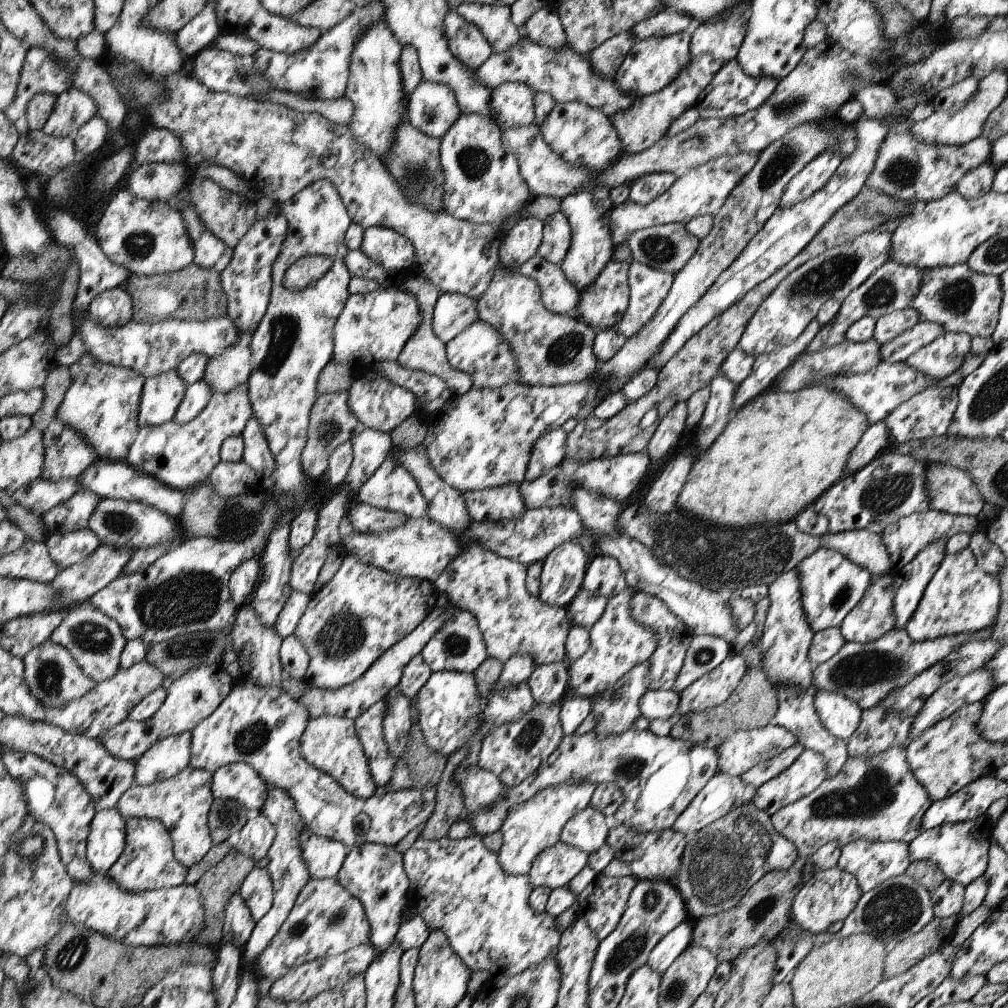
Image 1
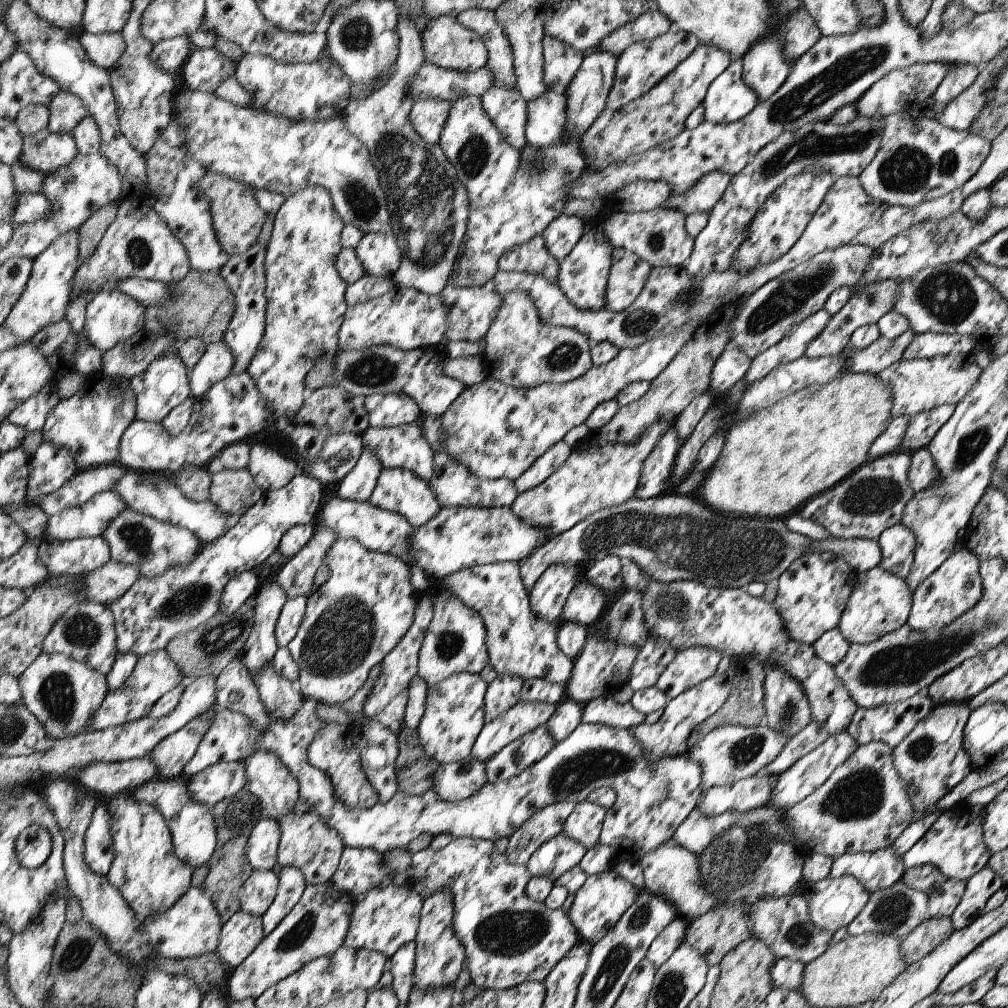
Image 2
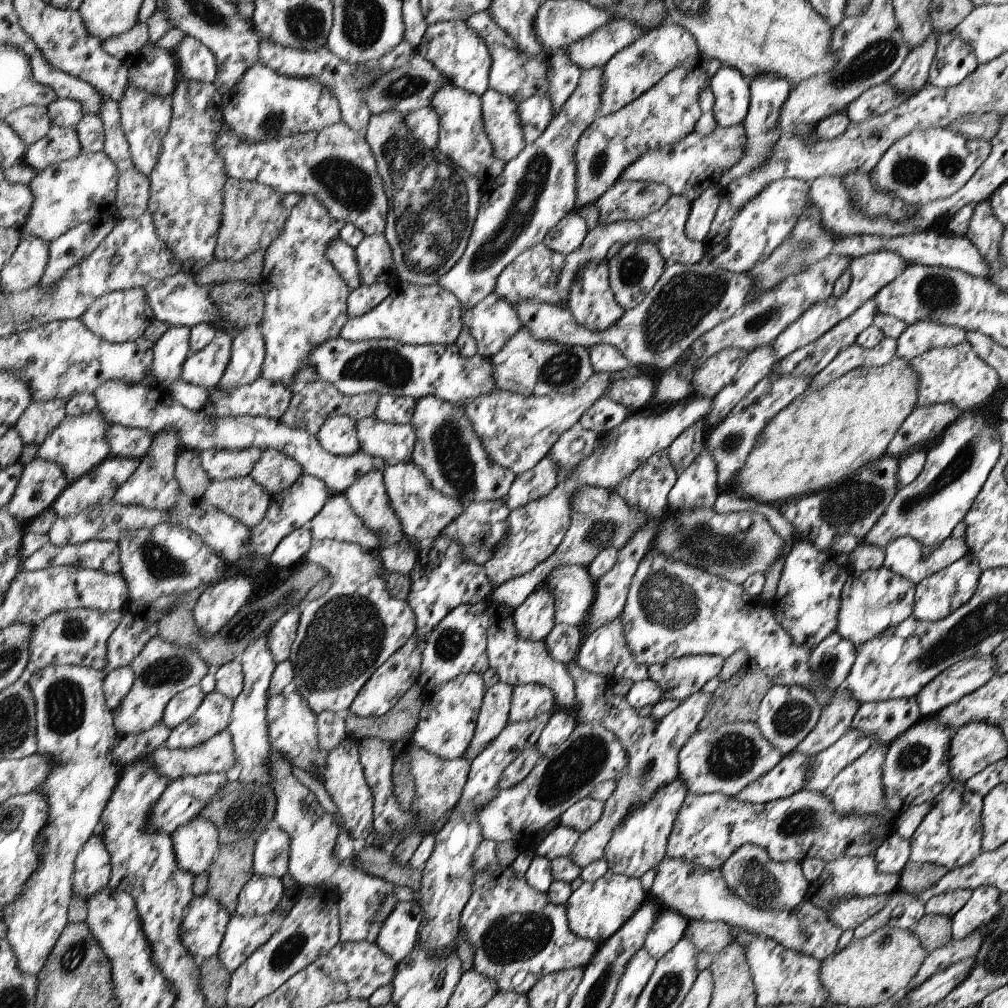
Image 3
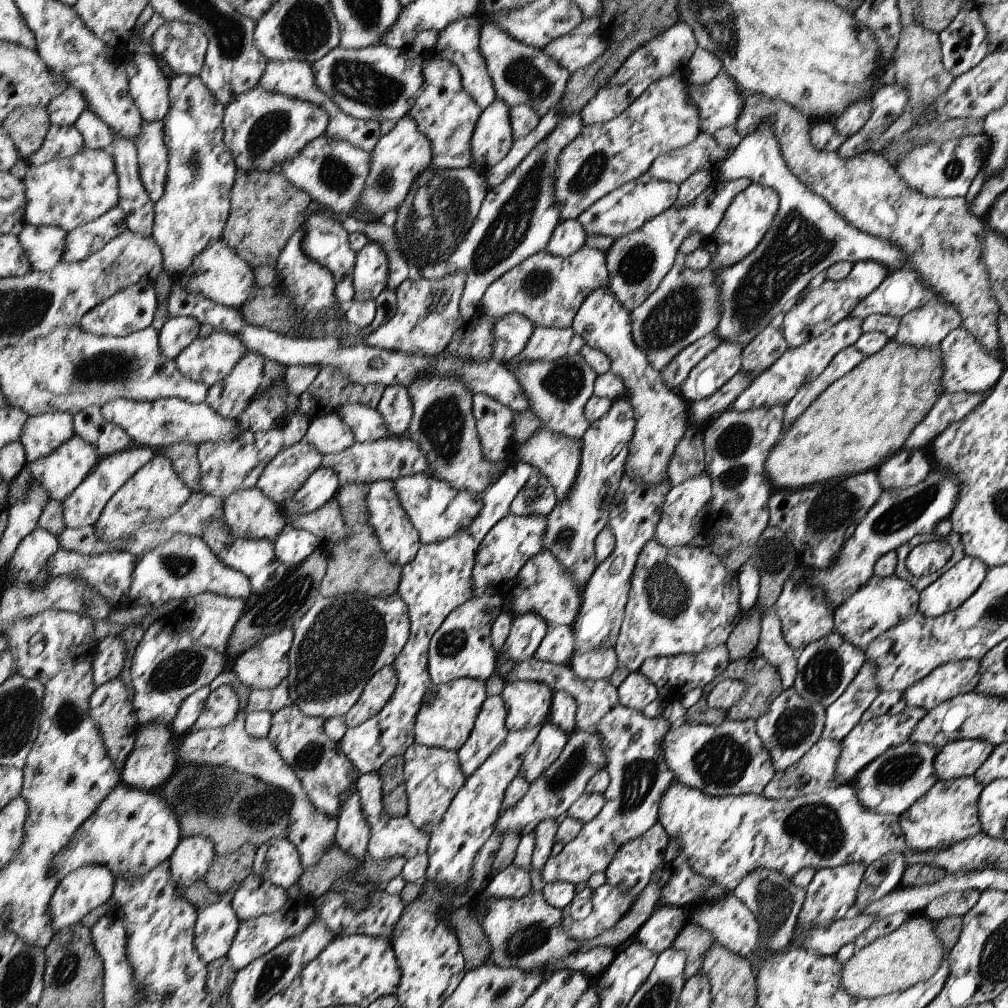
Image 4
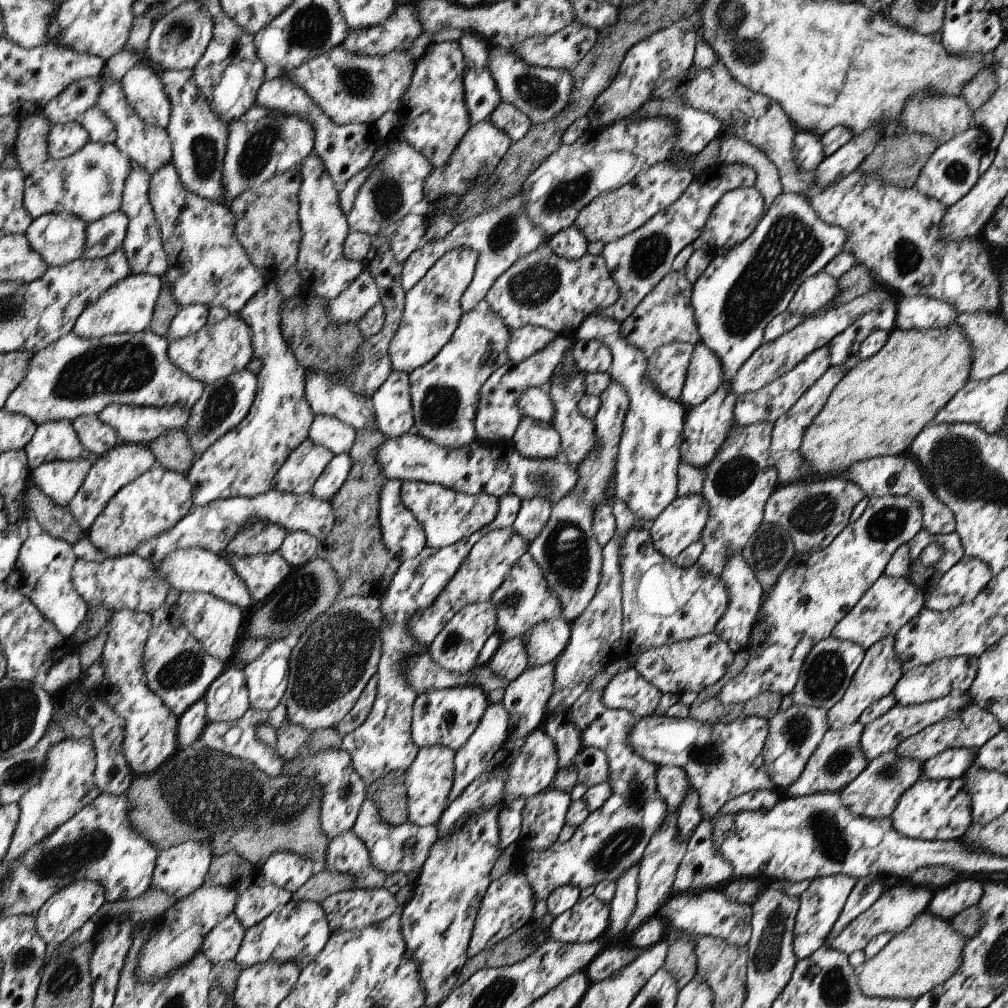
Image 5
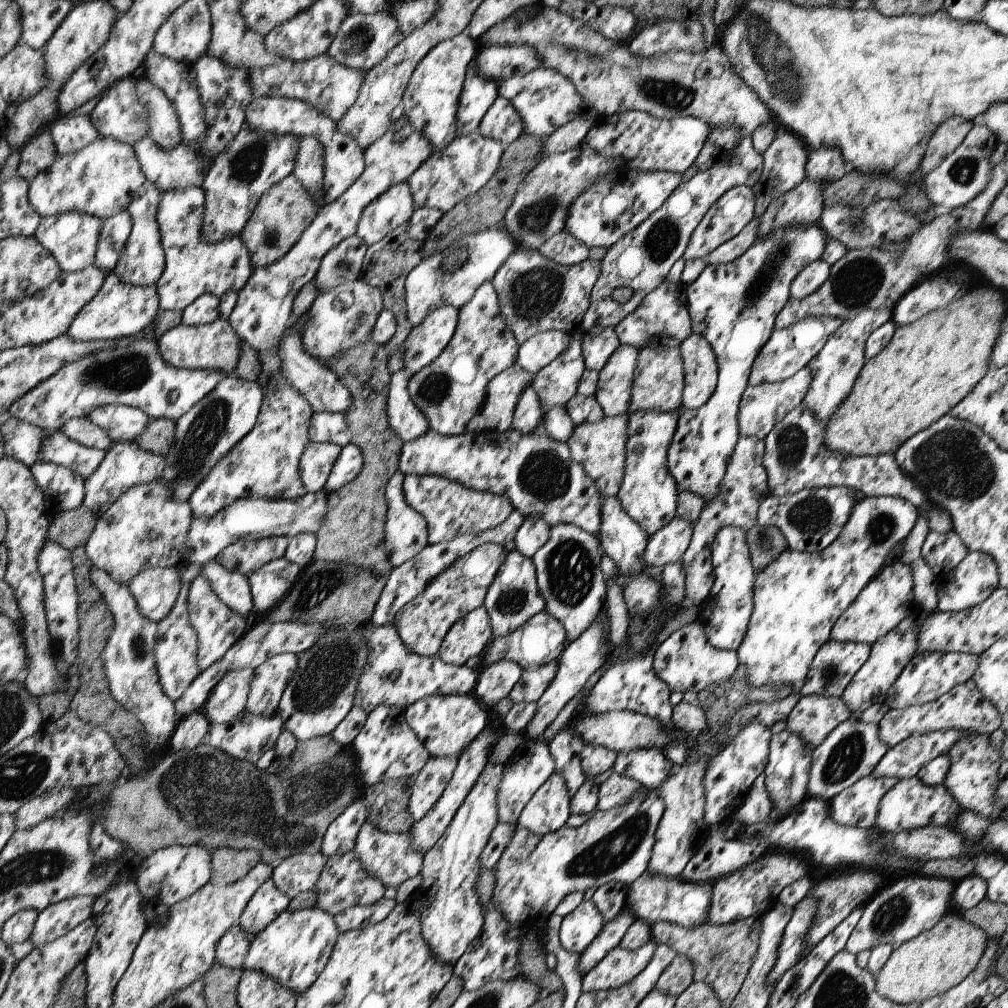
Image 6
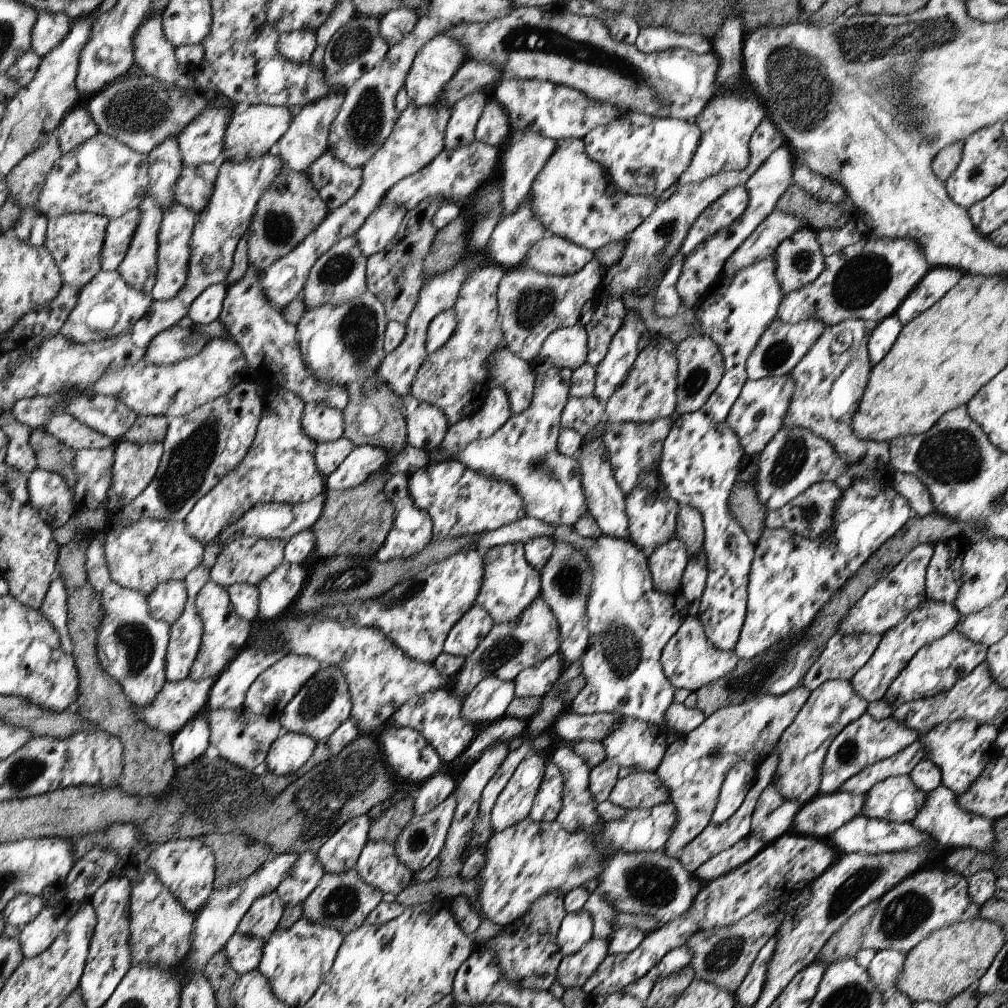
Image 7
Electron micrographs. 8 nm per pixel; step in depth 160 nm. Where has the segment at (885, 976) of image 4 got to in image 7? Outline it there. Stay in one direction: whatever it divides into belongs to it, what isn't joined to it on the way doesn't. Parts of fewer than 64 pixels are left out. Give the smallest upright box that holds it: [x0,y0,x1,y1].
[896,916,1007,1004]

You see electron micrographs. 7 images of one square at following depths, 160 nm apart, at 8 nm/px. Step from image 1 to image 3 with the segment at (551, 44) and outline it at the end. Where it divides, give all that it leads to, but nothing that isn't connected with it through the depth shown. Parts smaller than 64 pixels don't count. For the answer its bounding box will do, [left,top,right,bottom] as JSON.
[547,48,583,118]

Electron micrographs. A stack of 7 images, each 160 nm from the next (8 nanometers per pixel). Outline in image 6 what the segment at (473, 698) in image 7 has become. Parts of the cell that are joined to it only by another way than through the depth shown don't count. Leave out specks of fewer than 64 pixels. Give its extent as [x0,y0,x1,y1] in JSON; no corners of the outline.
[472,659,524,710]

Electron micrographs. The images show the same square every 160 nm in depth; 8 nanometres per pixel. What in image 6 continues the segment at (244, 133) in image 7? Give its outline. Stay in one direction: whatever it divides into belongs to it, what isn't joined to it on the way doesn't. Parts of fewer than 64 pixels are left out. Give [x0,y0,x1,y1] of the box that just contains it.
[244,97,365,204]

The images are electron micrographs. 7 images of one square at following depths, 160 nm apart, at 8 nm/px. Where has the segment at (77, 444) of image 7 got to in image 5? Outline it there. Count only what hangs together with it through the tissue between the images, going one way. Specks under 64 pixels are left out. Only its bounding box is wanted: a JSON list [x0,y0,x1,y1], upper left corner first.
[73,415,120,457]

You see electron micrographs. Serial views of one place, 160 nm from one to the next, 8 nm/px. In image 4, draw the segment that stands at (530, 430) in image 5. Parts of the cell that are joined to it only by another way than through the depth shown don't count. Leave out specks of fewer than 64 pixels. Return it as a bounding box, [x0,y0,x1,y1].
[516,426,583,501]

